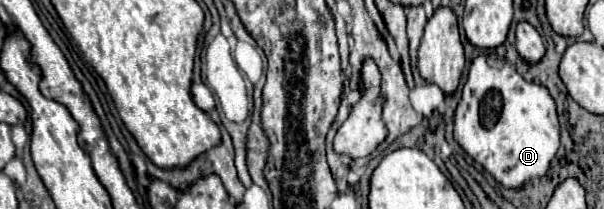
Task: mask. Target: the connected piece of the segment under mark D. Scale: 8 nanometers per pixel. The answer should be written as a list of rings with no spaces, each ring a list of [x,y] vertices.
[[[481,54],[471,62],[461,100],[455,108],[453,136],[499,184],[521,188],[527,180],[545,176],[549,162],[557,154],[559,120],[555,100],[543,84],[527,82],[505,58]]]

